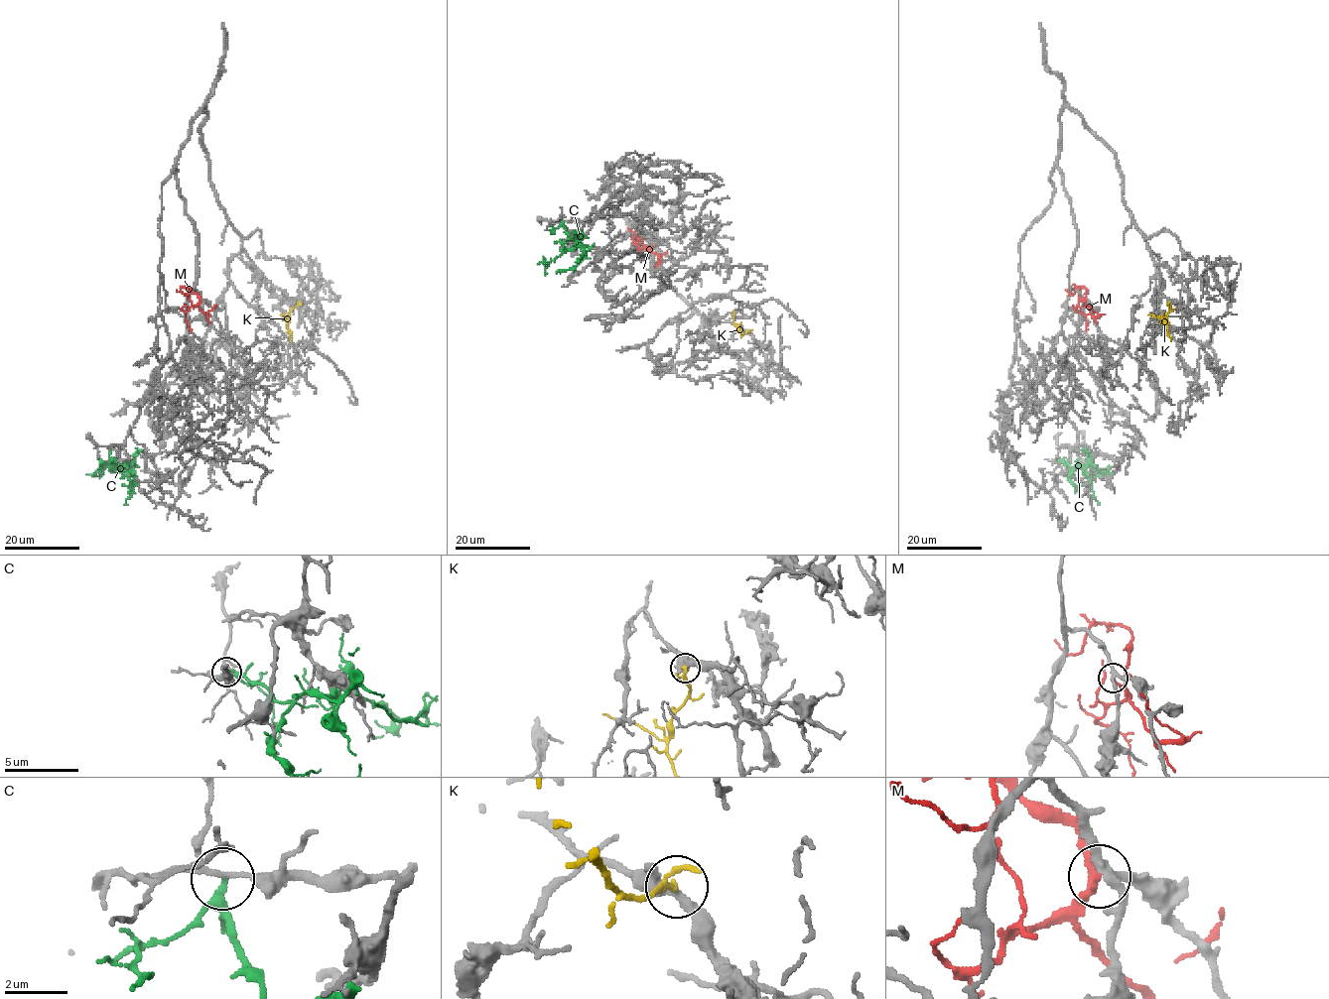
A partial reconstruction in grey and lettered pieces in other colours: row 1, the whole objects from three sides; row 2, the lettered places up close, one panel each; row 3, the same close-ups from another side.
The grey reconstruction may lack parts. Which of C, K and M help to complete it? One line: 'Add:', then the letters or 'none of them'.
Add: K

